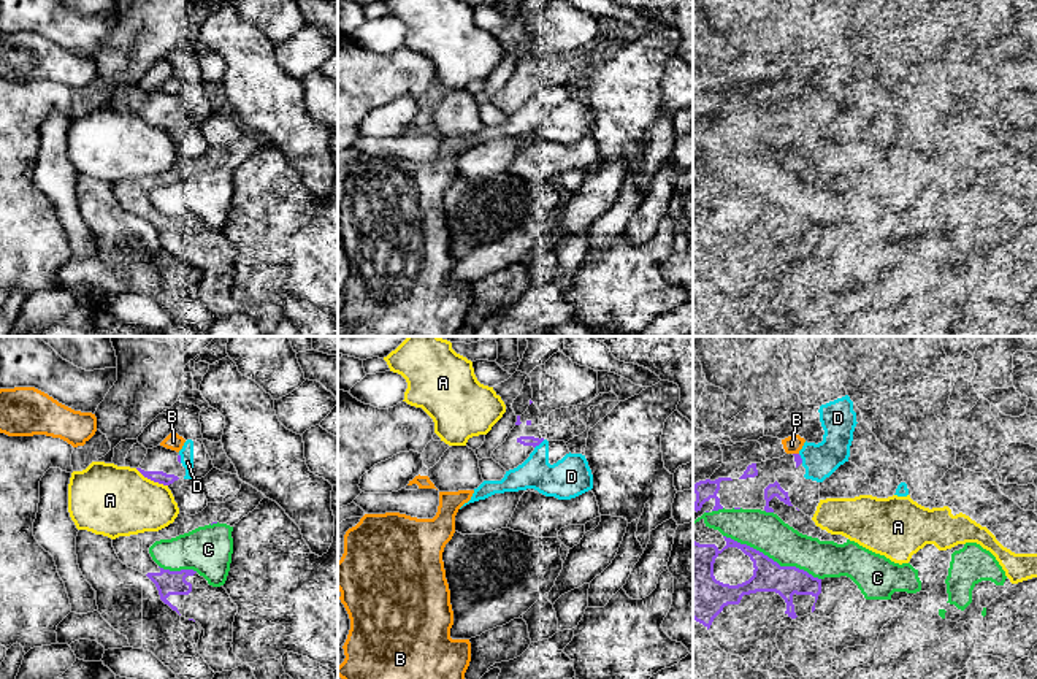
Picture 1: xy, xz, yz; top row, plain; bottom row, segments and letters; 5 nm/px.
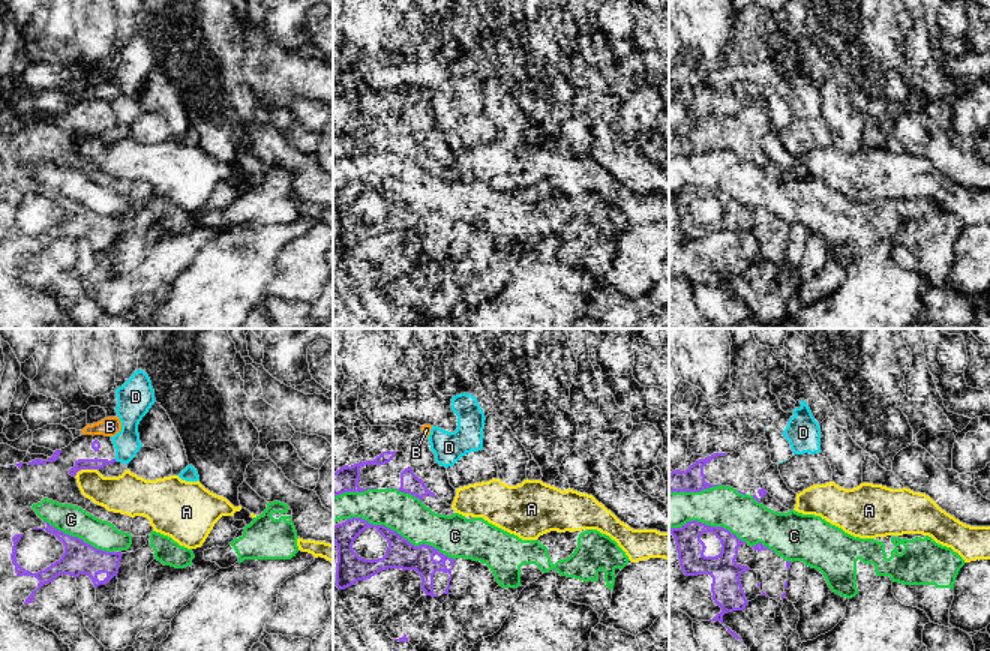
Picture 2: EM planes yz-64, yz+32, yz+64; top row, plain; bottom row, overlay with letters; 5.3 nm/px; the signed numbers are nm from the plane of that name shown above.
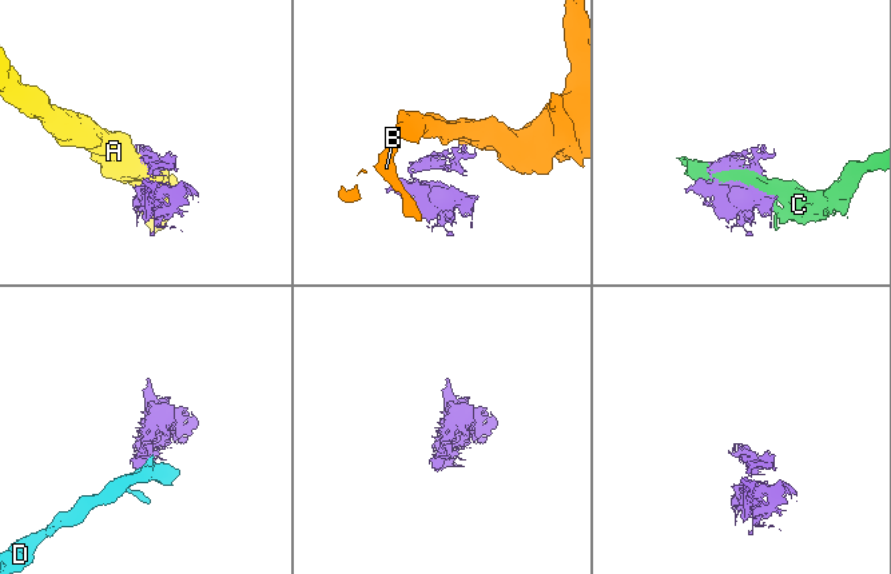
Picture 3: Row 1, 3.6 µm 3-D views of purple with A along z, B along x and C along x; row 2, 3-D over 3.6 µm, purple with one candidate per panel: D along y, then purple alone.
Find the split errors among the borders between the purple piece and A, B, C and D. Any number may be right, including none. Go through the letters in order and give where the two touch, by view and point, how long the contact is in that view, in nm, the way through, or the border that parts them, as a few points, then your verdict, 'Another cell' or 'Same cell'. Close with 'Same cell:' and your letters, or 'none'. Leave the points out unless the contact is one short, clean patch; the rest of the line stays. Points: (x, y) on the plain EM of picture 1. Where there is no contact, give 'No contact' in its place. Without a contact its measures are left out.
A: Touches purple at xy (151, 124). Shared border 190 nm. Another cell
B: Touches purple at yz (796, 99). Shared border 30 nm. Another cell
C: Touches purple at yz (771, 203). Shared border 550 nm. Another cell
D: Touches purple at xz (539, 88). Shared border 70 nm. Another cell
Same cell: none

